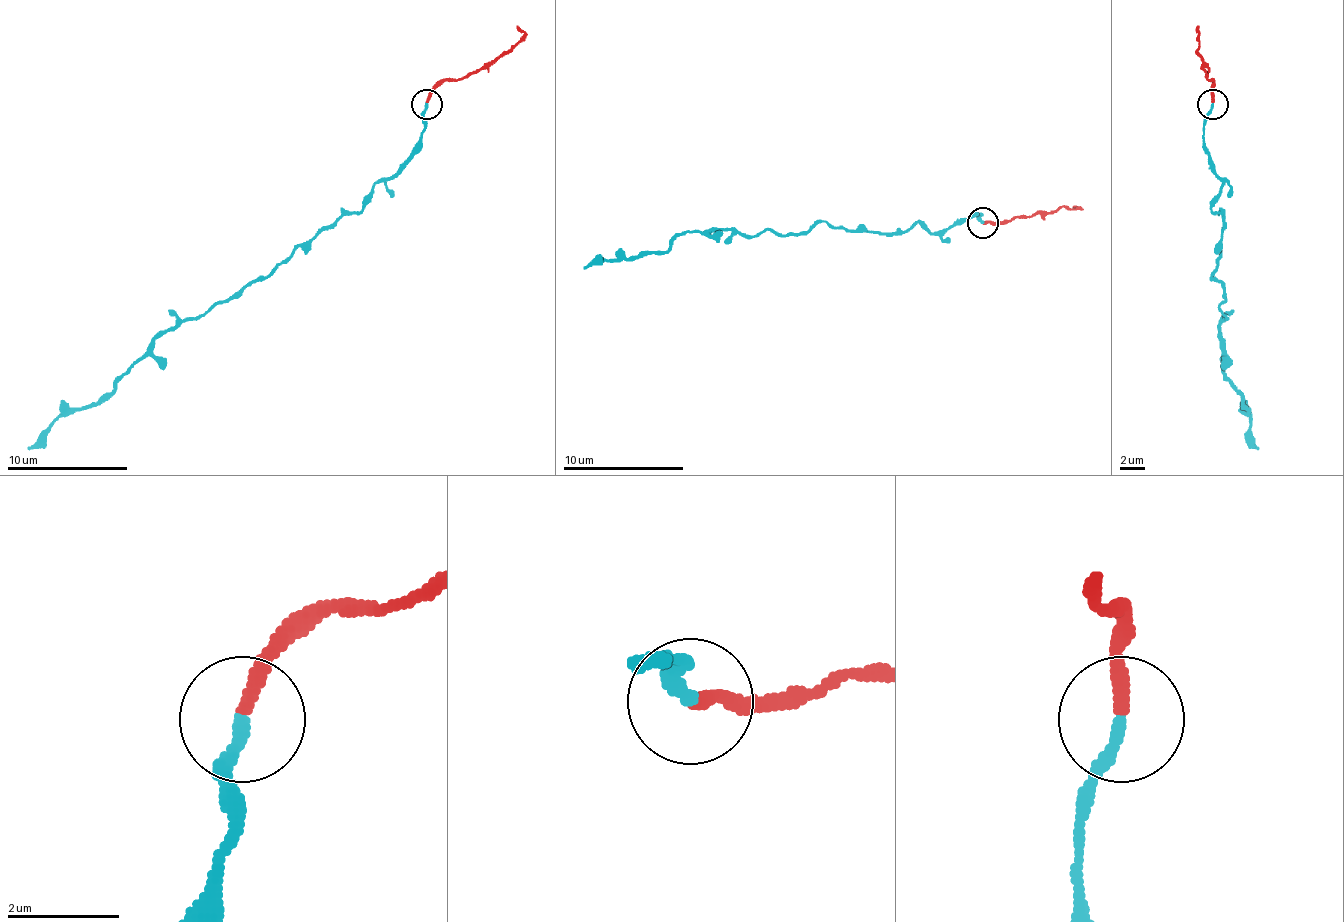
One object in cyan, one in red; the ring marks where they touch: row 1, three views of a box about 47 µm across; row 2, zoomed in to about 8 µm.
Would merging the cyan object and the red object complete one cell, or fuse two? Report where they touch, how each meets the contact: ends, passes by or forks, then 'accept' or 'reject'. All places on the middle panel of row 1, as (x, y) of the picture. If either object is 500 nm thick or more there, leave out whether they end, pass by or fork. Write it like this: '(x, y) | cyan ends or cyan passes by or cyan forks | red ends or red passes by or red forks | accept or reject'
(982, 222) | cyan ends | red ends | reject

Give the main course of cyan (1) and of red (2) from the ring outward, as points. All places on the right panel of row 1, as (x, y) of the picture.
1: (1212, 104), (1203, 146), (1224, 183), (1212, 207), (1224, 225), (1212, 276), (1227, 315), (1221, 369), (1260, 447)
2: (1212, 101), (1212, 83), (1197, 53), (1200, 26)

